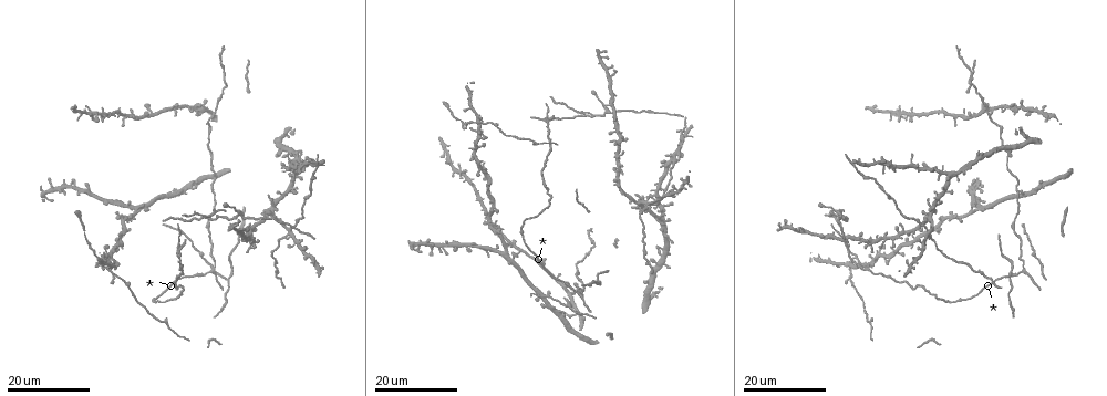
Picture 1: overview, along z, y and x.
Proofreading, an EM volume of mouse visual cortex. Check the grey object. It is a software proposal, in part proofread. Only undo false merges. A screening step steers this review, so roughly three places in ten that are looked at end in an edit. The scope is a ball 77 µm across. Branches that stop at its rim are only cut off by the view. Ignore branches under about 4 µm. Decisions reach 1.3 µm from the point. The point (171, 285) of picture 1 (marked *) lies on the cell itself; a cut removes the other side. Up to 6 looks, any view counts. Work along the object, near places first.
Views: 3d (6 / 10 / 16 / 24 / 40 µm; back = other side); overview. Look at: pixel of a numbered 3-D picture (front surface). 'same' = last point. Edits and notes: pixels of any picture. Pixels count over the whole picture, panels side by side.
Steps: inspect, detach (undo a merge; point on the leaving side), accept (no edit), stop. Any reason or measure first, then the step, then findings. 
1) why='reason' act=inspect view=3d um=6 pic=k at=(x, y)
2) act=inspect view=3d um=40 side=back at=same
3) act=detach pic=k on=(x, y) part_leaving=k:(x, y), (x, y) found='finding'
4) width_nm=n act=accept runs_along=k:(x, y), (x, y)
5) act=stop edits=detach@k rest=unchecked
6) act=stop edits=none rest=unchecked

act=inspect view=3d um=16 pic=1 at=(243, 218)

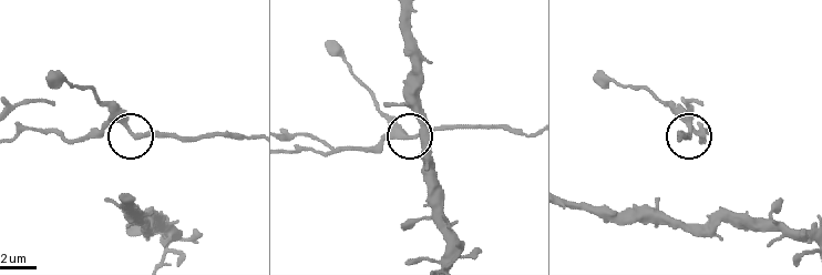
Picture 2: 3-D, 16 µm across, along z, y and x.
act=inspect view=3d um=6 pic=2 at=(414, 137)

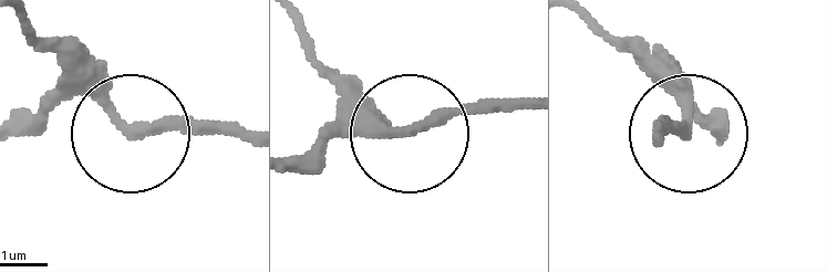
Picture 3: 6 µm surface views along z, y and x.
width_nm=230 act=accept found='continuous, no second cell'

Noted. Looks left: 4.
why='looks like a crossing' act=inspect view=3d um=24 pic=1 at=(848, 250)

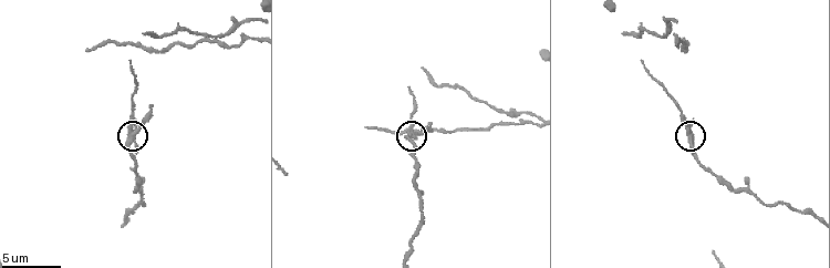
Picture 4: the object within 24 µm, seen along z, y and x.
act=inspect view=3d um=6 pic=4 at=(135, 130)

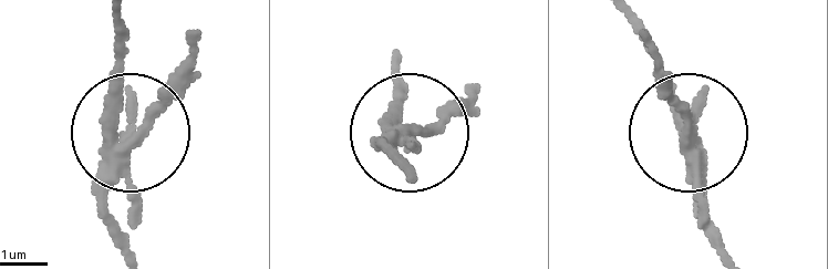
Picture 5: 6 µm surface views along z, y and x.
arms=4 act=detach pic=5 on=(134, 228) part_leaving=5:(120, 156), (198, 33) found='a second cell is stuck on'

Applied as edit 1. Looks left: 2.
act=stop edits=detach@5 rest=unchecked

